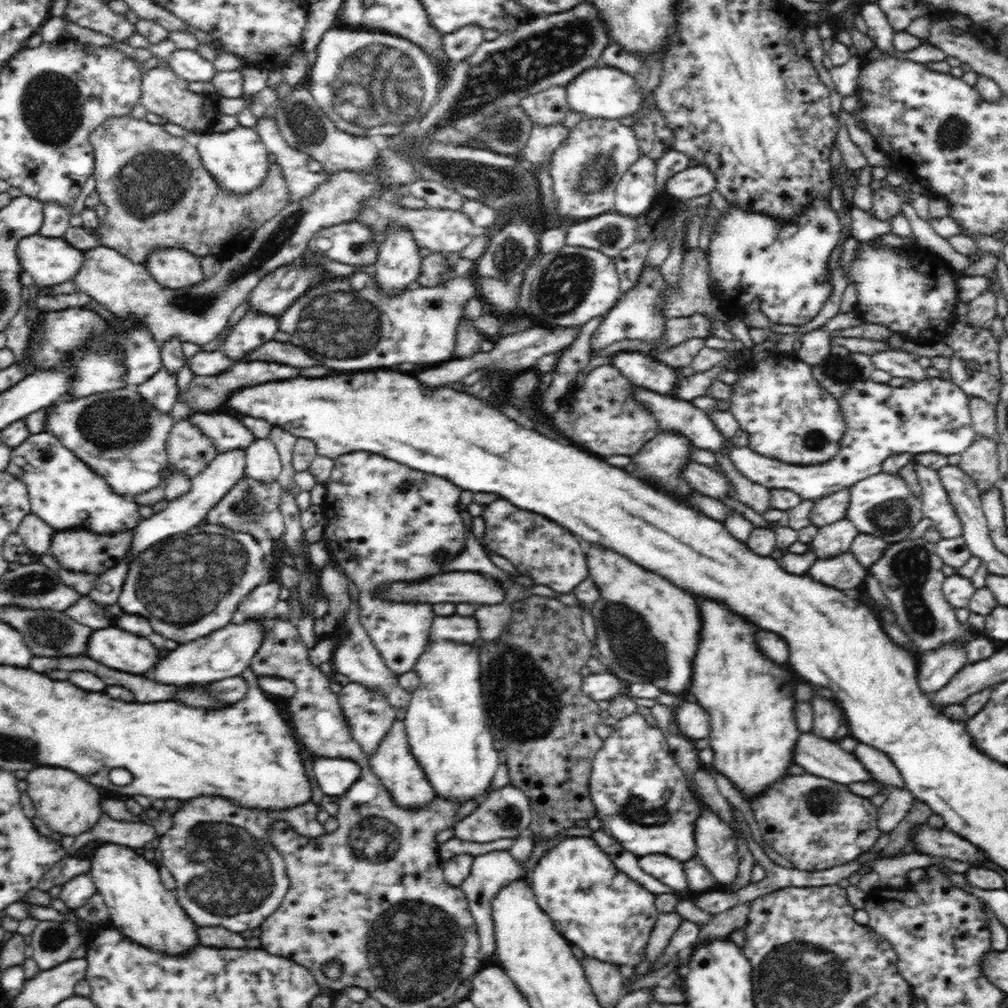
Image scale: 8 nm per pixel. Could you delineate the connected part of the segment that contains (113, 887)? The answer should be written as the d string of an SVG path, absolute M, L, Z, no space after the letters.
M102 842L90 859L91 869L88 871L88 875L92 877L97 892L102 895L104 902L108 905L111 926L134 942L151 947L152 950L158 950L162 954L180 956L180 954L190 952L194 946L198 946L200 943L197 933L198 926L179 905L175 891L168 890L162 885L158 873L159 867L155 861L150 862L142 854L135 853L134 848L112 842Z

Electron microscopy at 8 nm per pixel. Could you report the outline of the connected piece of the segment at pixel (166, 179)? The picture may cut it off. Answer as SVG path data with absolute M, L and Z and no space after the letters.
M118 116L108 118L90 134L95 157L95 190L100 202L107 206L107 214L100 219L96 235L102 245L118 251L135 263L144 262L151 250L184 249L199 258L214 255L221 262L236 254L260 226L274 218L289 202L288 185L283 170L276 163L269 164L268 174L260 186L248 194L226 192L207 172L193 139L174 137L146 119Z

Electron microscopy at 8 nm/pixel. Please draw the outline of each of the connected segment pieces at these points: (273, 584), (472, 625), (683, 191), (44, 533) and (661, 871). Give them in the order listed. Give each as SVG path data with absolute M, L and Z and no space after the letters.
M271 579L256 586L247 597L237 604L237 610L245 616L246 621L256 620L260 616L277 618L274 606L279 601L278 595L282 586L277 581Z
M454 613L452 616L435 616L427 643L454 641L472 644L478 638L481 638L478 621L473 616L460 616Z
M703 165L688 167L676 173L666 181L665 192L674 195L681 201L688 200L694 196L704 196L716 189L716 177L710 169Z
M32 512L22 520L17 533L22 538L27 552L37 561L40 557L49 554L55 531Z
M646 854L638 857L638 864L646 874L654 876L656 880L670 886L676 892L687 890L682 861L665 854Z

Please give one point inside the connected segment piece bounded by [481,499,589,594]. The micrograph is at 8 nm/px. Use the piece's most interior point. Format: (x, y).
(538, 547)

